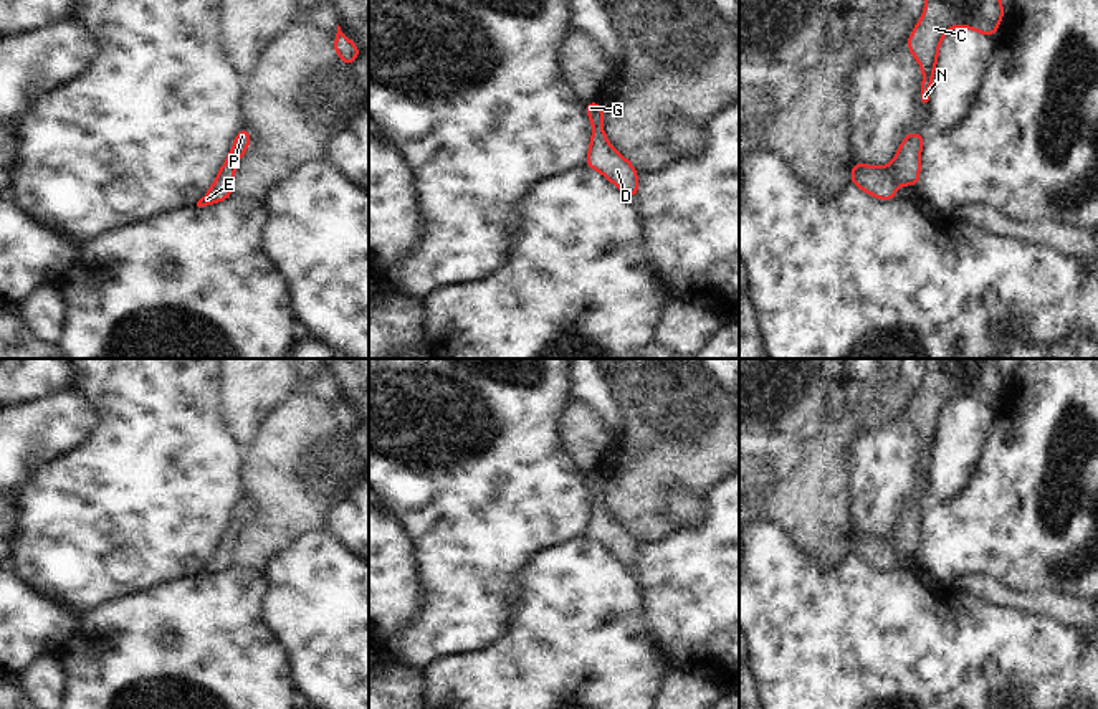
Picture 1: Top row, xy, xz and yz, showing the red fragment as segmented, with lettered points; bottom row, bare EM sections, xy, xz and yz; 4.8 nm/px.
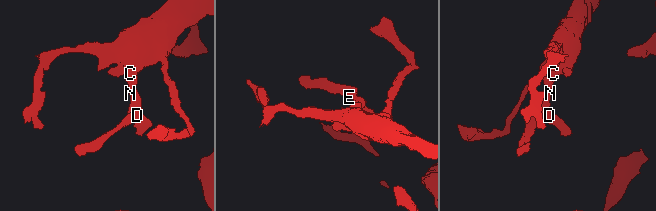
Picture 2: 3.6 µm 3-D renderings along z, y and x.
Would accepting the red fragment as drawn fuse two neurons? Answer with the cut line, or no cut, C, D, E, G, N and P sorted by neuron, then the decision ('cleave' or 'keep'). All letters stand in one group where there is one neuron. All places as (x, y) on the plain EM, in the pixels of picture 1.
cut none; groups C D E G N P; keep

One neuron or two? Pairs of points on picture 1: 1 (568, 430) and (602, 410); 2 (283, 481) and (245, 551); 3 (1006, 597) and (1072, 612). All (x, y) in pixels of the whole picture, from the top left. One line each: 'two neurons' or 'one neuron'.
1: two neurons
2: one neuron
3: one neuron

